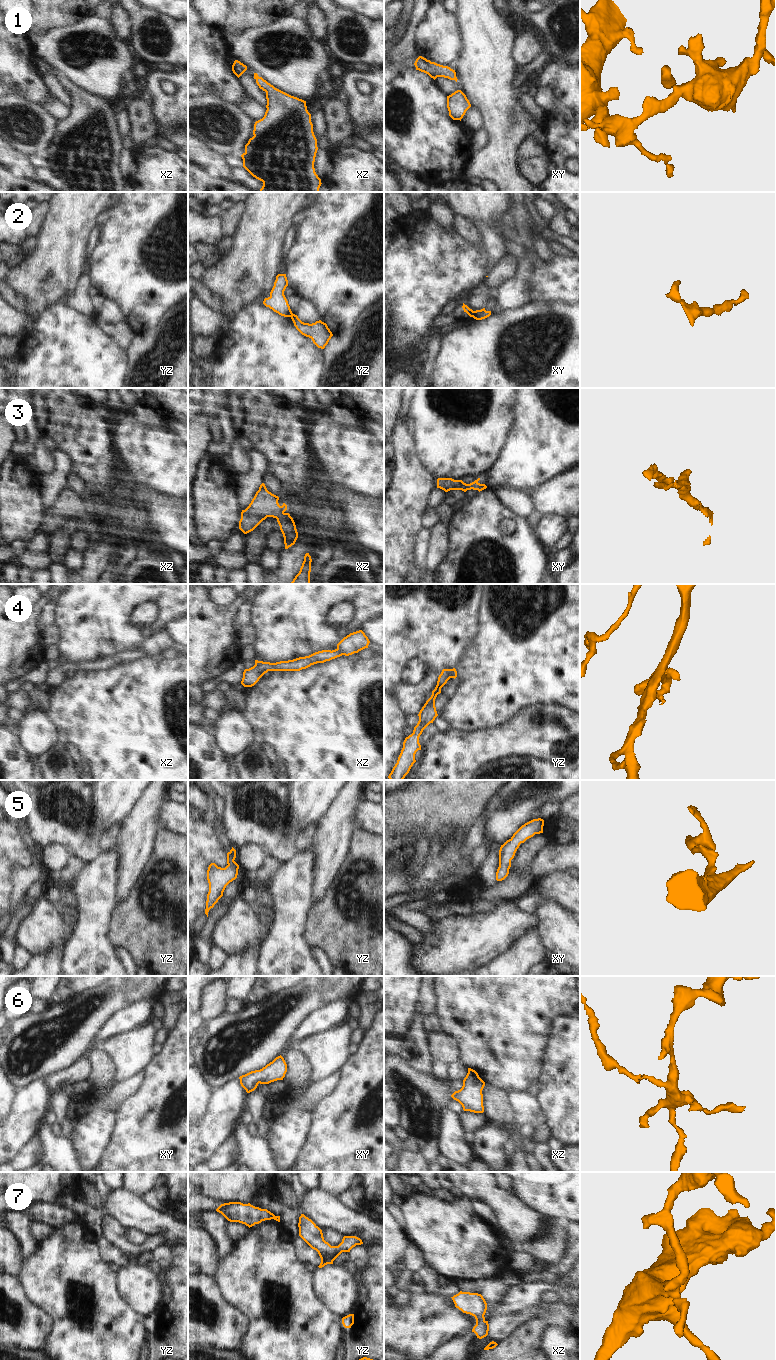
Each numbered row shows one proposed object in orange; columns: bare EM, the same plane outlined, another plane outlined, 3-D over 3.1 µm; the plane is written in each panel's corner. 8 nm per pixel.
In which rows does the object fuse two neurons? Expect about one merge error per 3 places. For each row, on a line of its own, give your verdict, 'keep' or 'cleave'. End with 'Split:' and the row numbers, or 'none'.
1: keep
2: cleave
3: keep
4: cleave
5: keep
6: keep
7: keep
Split: 2, 4

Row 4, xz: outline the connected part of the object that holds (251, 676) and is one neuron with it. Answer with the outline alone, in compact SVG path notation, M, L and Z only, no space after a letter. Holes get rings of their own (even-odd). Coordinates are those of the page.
M335 649L332 651L322 650L309 656L276 663L255 660L255 665L253 667L244 670L241 684L244 687L252 687L268 671L300 671L311 665L324 663L340 656L342 656L341 652L338 649Z

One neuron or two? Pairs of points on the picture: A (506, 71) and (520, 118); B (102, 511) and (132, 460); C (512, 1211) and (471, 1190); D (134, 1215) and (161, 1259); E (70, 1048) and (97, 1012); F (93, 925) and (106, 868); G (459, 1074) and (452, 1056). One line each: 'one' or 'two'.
A: one
B: one
C: one
D: two
E: one
F: one
G: two

